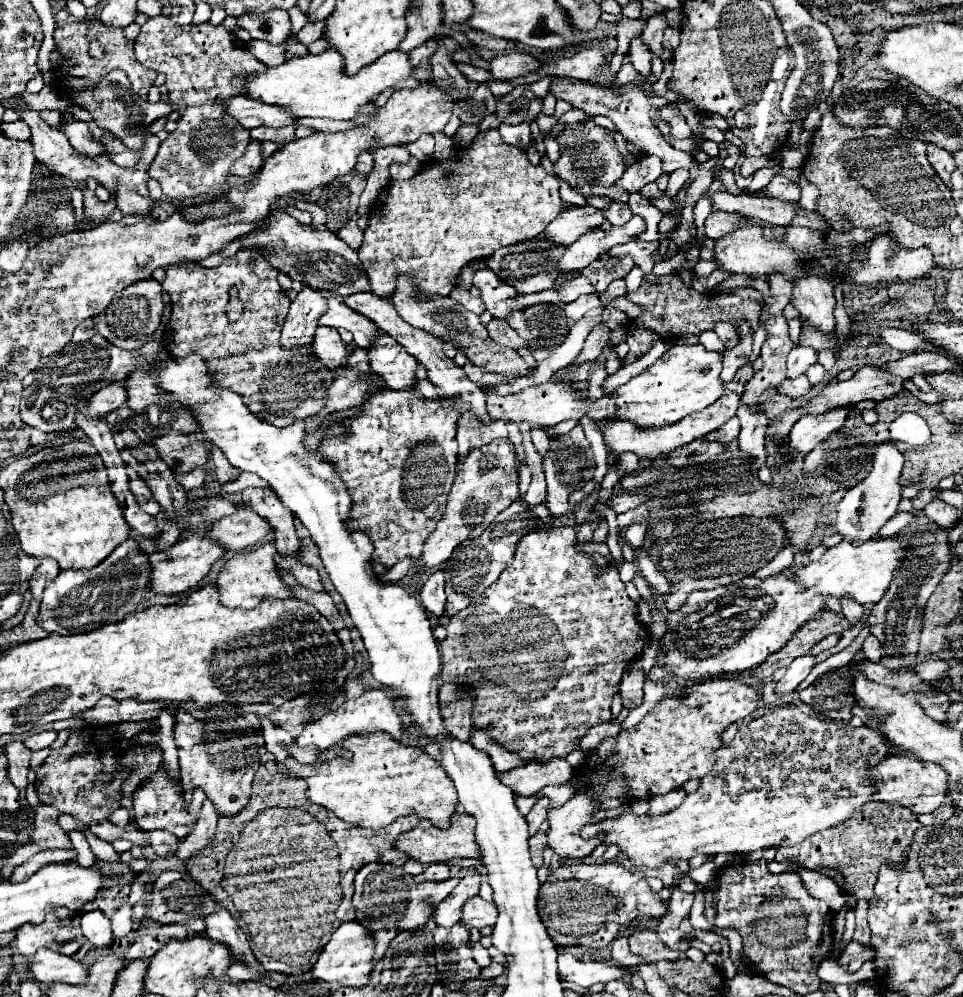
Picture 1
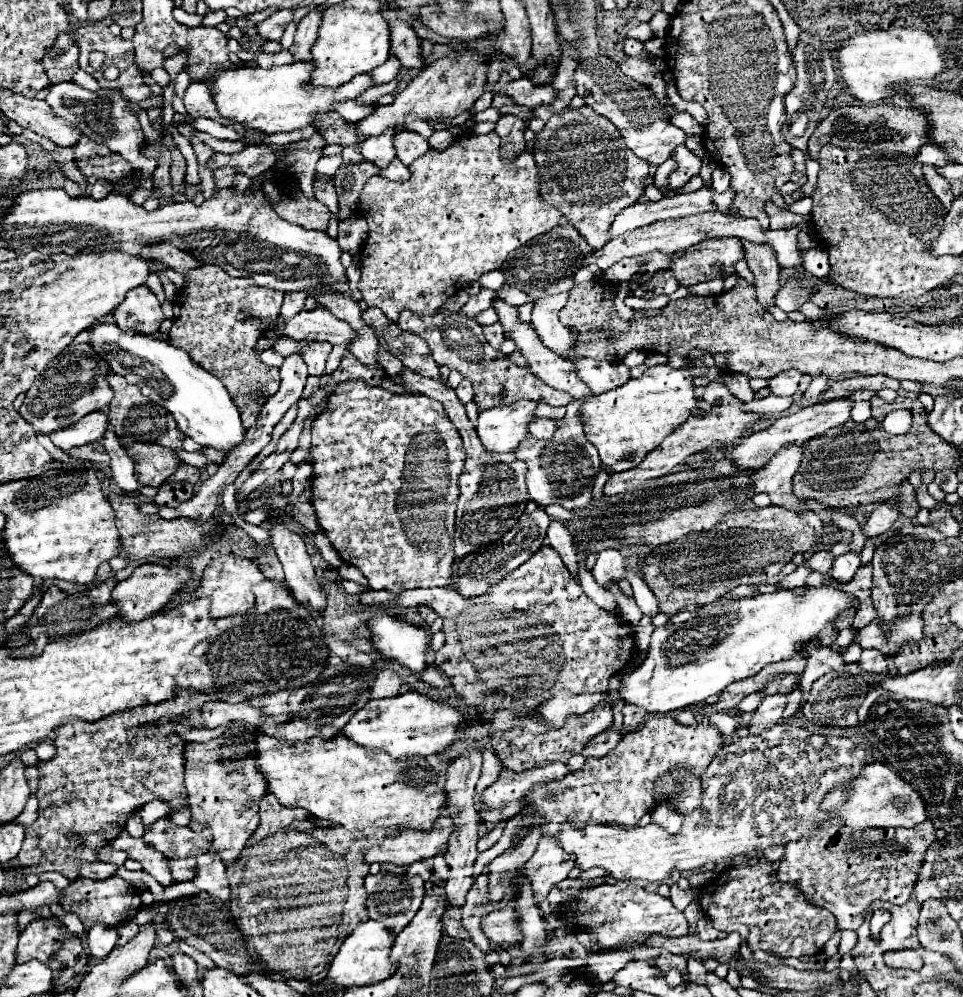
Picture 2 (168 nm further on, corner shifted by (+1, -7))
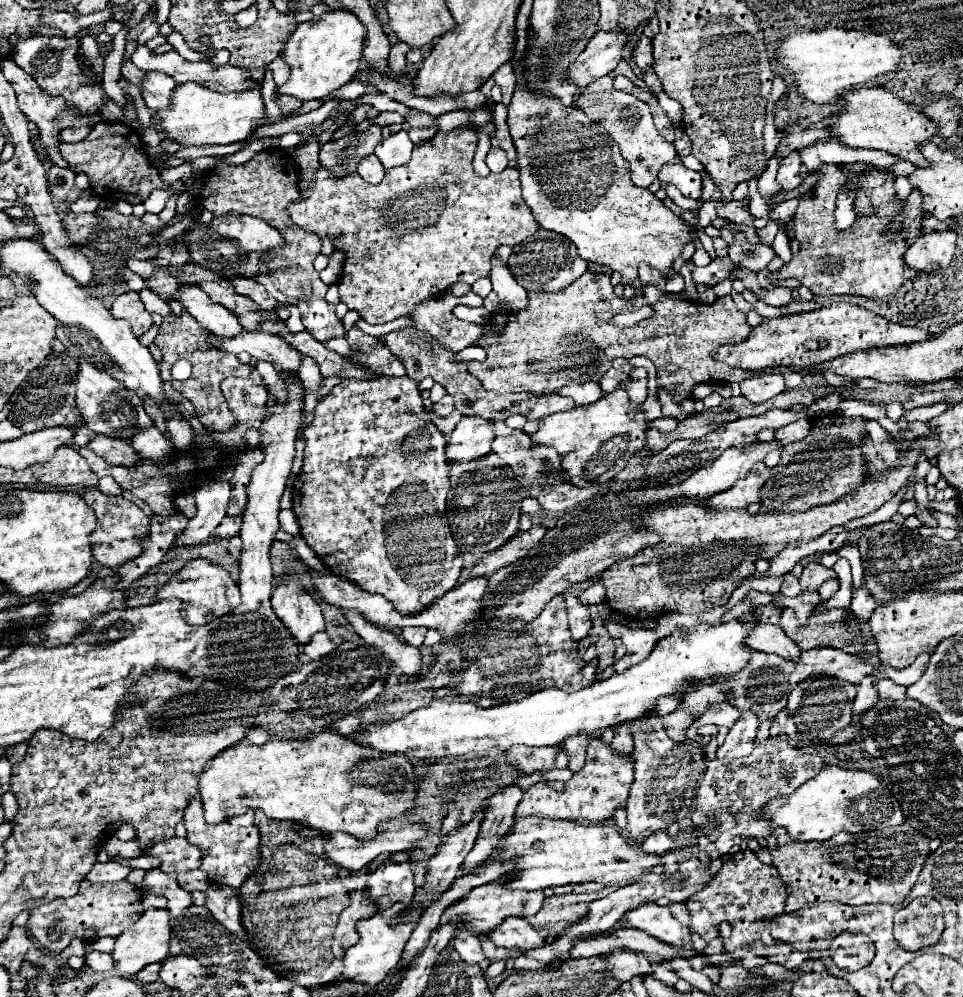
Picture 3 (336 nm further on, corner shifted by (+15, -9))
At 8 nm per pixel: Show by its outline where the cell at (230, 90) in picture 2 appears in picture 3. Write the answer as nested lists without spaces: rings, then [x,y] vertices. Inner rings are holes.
[[[252,80],[252,88],[240,92],[220,94],[198,82],[184,82],[176,86],[172,106],[158,112],[162,120],[162,130],[166,138],[178,140],[184,146],[202,146],[202,144],[234,144],[246,140],[256,132],[258,122],[264,118],[264,100],[262,84]]]

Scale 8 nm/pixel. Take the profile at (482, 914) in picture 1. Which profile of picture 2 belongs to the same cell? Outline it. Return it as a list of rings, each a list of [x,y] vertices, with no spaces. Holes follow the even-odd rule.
[[[512,906],[496,910],[484,918],[482,924],[484,934],[492,942],[518,942],[522,940],[522,932],[518,932],[518,918],[514,916]]]

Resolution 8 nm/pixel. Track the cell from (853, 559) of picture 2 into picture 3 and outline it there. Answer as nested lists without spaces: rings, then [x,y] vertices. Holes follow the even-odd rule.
[[[830,578],[830,580],[826,580],[826,582],[818,588],[818,592],[820,592],[820,598],[822,598],[822,600],[832,598],[832,596],[836,594],[836,590],[838,590],[838,578]]]

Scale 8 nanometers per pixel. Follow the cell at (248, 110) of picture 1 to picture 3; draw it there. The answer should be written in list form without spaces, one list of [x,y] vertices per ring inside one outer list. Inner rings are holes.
[[[150,72],[142,84],[142,98],[150,110],[168,110],[172,106],[172,94],[174,94],[176,82],[172,76]]]

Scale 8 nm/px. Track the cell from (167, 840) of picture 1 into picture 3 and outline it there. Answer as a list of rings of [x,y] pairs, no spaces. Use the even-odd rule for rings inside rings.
[[[188,870],[188,872],[180,874],[180,886],[186,892],[194,892],[194,890],[206,890],[210,886],[210,882],[202,870]]]

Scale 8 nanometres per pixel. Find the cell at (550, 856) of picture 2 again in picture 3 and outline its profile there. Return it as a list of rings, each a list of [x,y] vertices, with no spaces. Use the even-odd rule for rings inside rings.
[[[498,878],[490,884],[484,886],[476,886],[472,888],[460,902],[454,902],[452,906],[446,908],[446,912],[442,914],[442,922],[448,922],[452,916],[456,916],[456,922],[460,922],[460,916],[466,920],[466,928],[472,934],[488,934],[488,930],[494,930],[494,926],[498,926],[504,916],[534,916],[544,902],[544,894],[542,890],[512,890],[508,884],[508,878]]]

